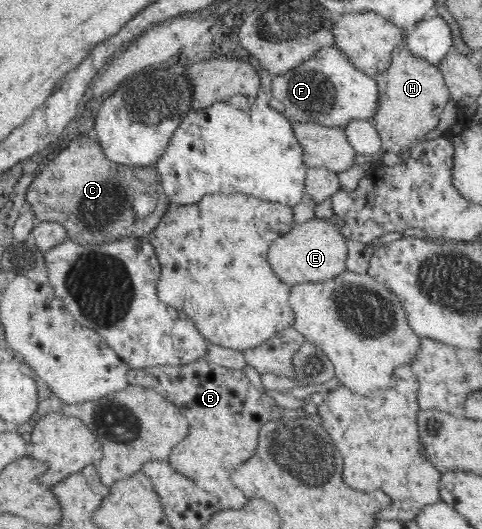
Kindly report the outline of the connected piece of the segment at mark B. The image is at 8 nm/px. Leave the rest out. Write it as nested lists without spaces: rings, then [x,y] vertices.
[[[204,357],[186,365],[129,369],[127,383],[142,387],[152,384],[156,392],[175,404],[188,419],[188,434],[172,448],[168,461],[176,472],[216,495],[223,508],[243,508],[249,500],[230,480],[230,470],[246,462],[256,452],[262,424],[278,418],[309,417],[303,408],[283,409],[264,390],[260,394],[243,370],[222,367]]]

